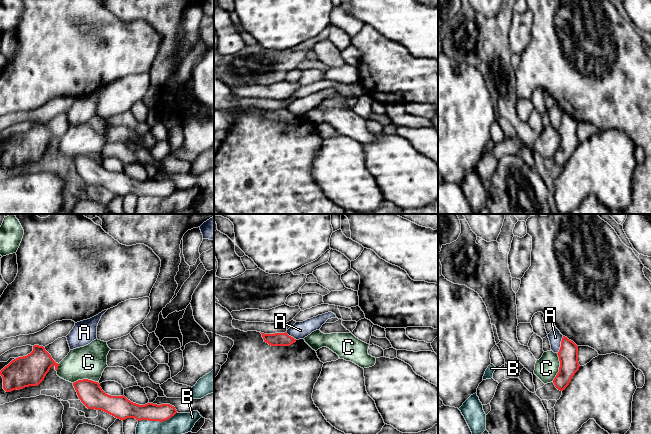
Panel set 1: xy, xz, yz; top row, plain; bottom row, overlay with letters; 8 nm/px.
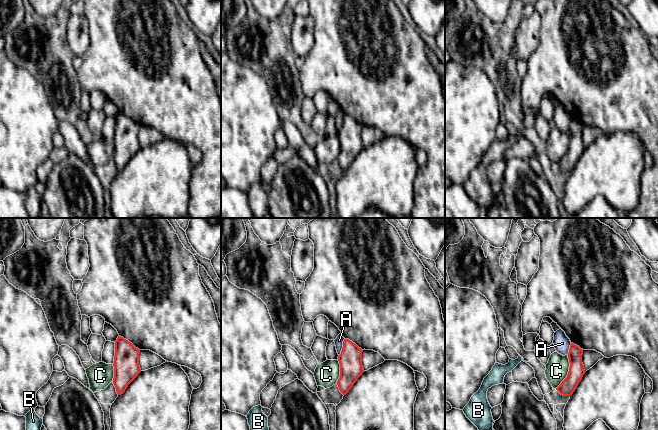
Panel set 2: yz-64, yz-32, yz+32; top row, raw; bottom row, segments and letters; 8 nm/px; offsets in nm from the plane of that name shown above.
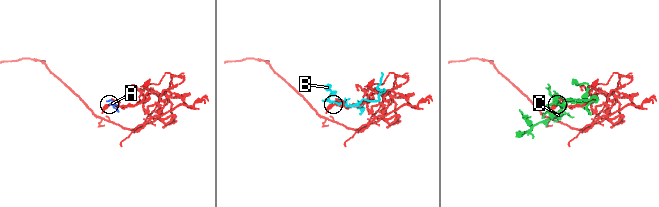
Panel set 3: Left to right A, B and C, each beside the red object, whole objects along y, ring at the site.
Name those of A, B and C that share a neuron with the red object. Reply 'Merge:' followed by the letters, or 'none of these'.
Merge: none of these

